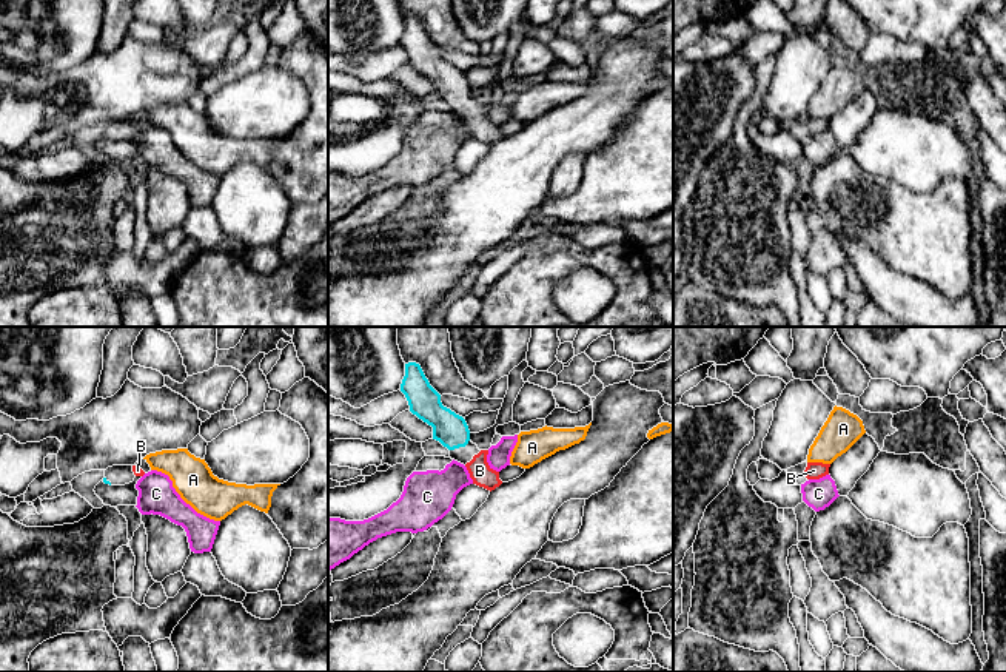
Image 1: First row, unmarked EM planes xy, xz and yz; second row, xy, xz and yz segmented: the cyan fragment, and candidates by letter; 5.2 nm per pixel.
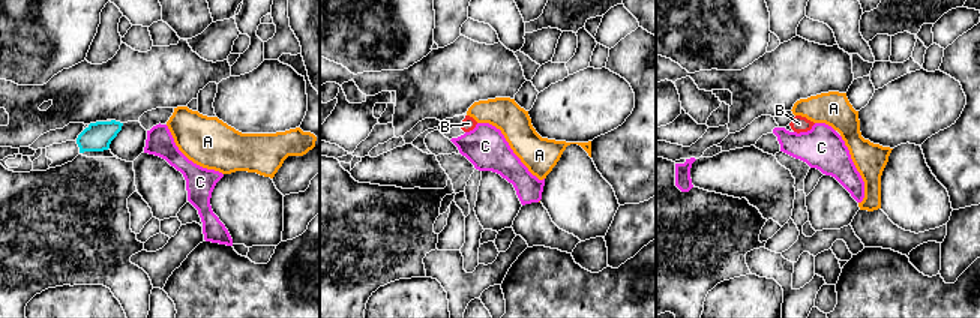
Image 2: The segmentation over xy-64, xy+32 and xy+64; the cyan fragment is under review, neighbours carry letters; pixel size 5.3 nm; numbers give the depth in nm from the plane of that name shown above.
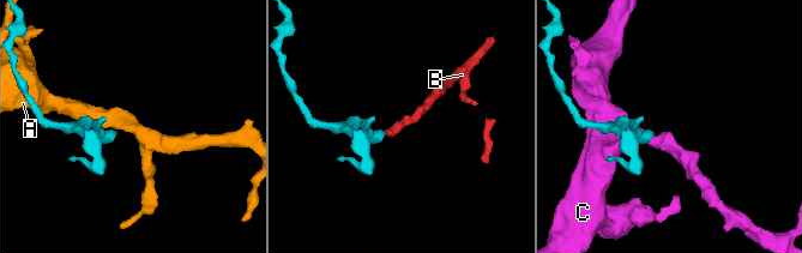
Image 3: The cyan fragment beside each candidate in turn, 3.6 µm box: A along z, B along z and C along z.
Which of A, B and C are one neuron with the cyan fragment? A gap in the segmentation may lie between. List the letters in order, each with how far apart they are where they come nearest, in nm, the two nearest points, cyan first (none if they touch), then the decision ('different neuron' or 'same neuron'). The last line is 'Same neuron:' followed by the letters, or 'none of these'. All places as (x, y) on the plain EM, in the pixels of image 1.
A: gap 240 nm; span xz (469, 94), (512, 107); different neuron
B: gap 70 nm; span xz (464, 100), (475, 110); same neuron
C: gap 60 nm; span xz (453, 104), (453, 114); different neuron
Same neuron: B

